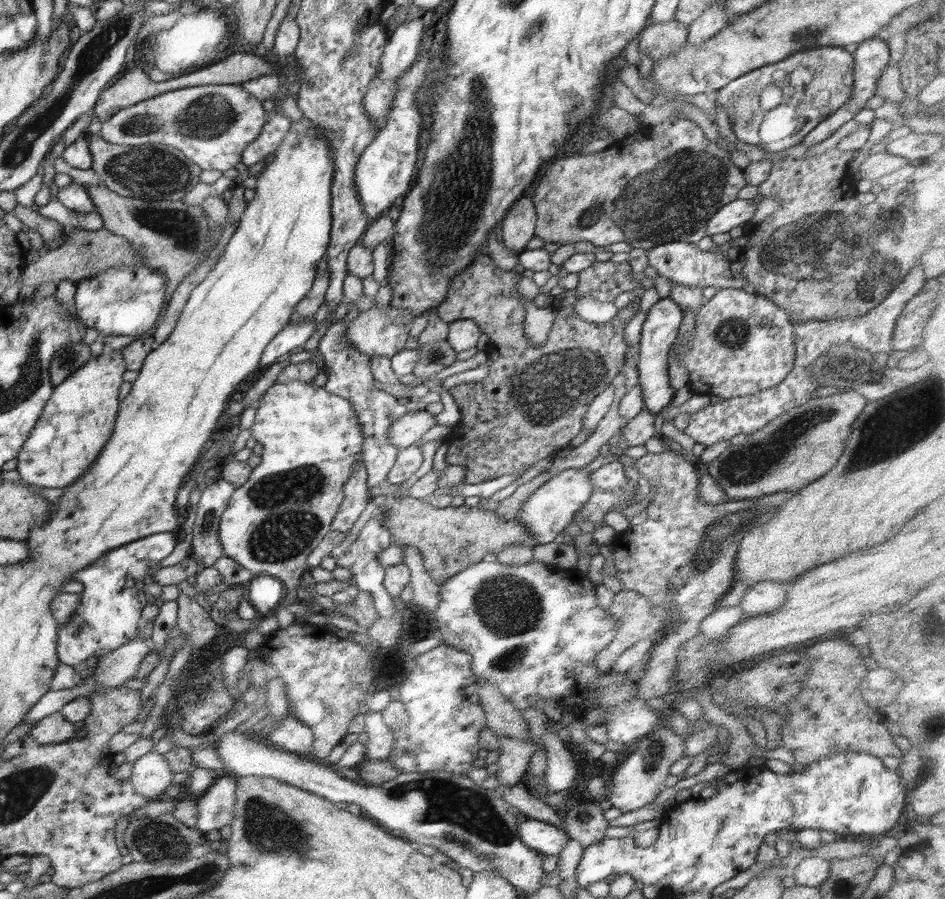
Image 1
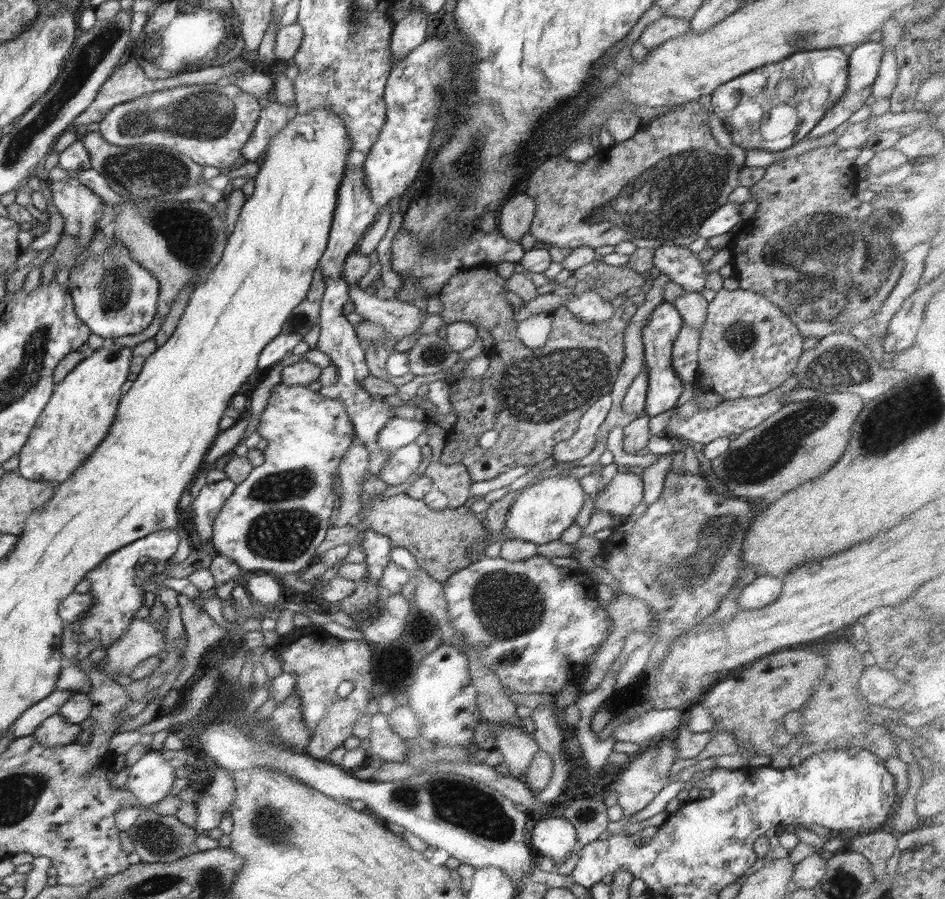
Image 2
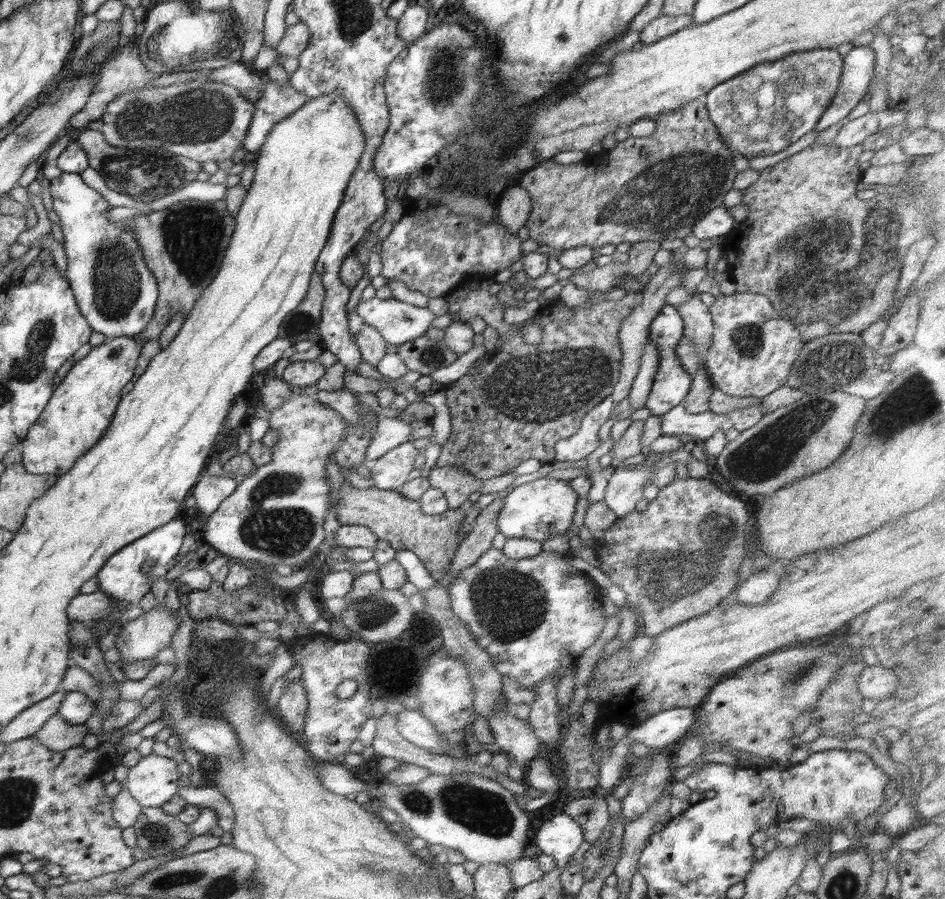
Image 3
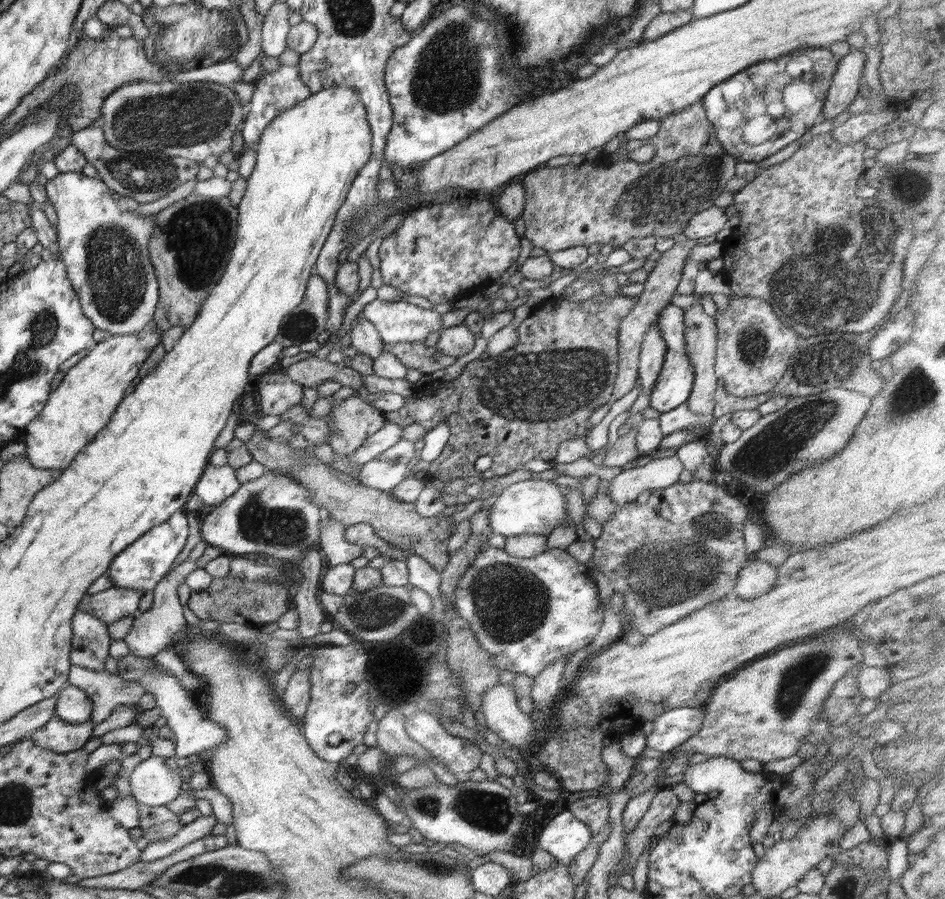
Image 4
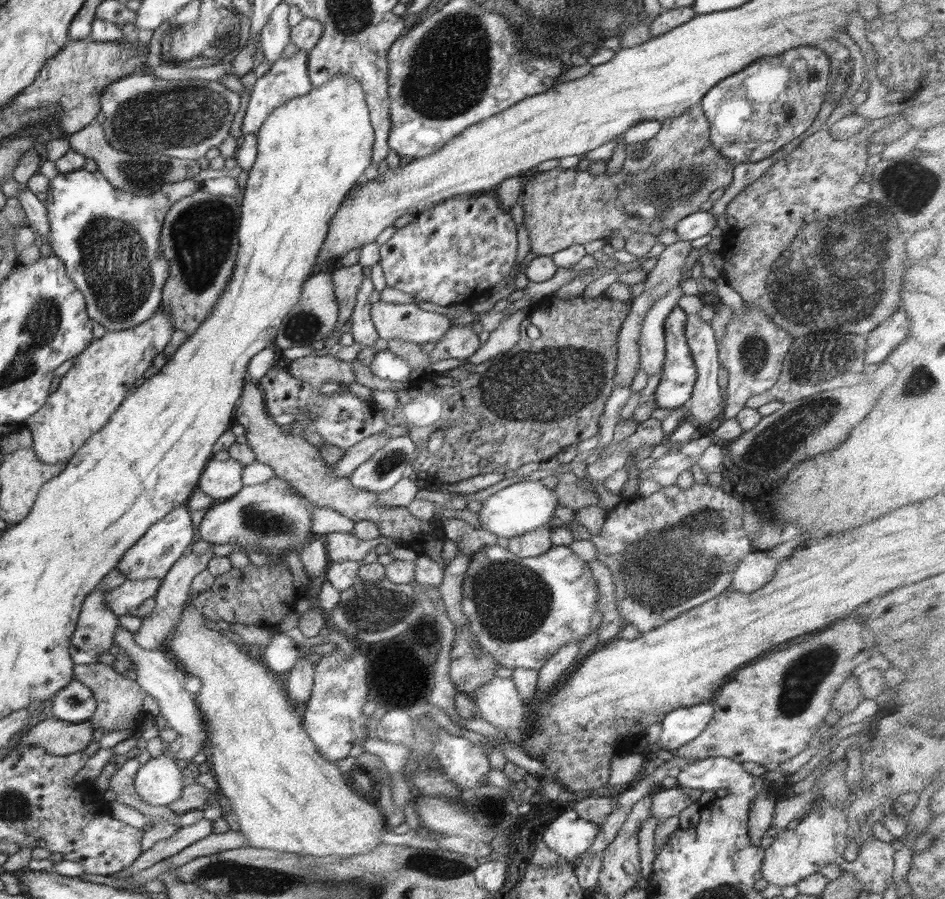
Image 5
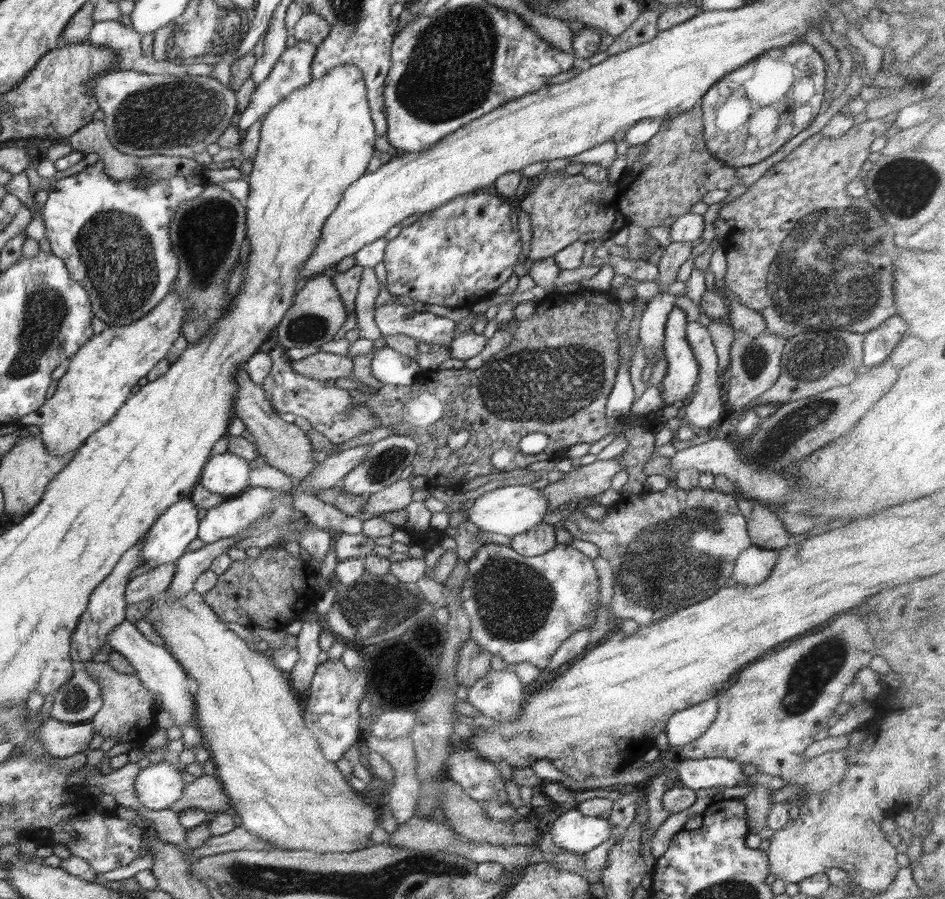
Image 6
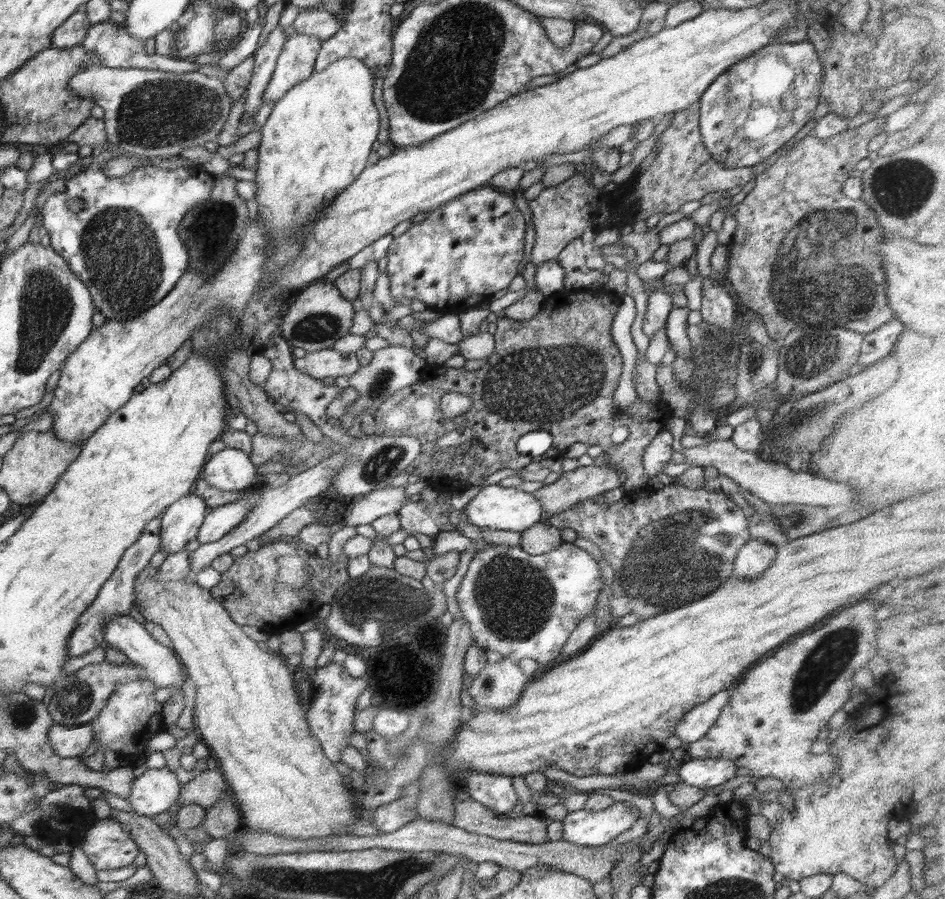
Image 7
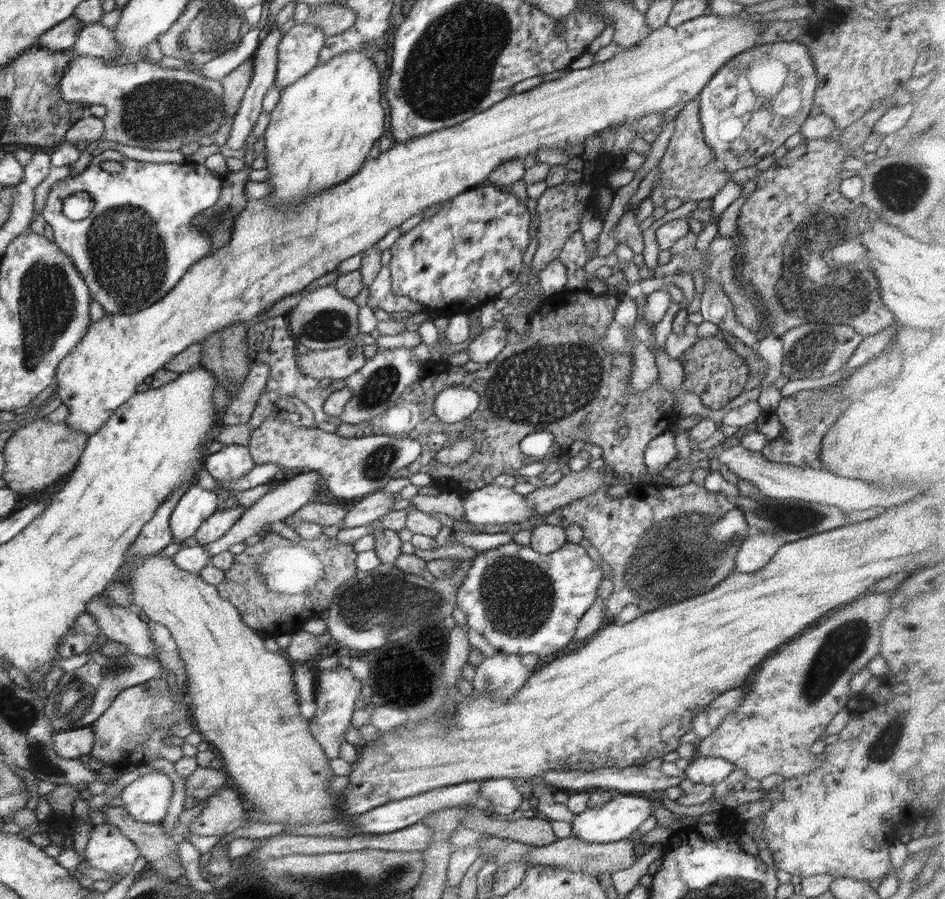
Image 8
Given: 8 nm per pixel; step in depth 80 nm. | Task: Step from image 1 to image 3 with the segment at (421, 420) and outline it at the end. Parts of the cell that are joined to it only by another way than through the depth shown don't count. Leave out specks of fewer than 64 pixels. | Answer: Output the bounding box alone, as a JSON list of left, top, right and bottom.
[364,420,412,463]

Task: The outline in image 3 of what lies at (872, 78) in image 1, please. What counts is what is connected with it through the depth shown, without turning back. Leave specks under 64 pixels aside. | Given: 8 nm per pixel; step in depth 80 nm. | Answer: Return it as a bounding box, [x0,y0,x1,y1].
[815,45,874,130]

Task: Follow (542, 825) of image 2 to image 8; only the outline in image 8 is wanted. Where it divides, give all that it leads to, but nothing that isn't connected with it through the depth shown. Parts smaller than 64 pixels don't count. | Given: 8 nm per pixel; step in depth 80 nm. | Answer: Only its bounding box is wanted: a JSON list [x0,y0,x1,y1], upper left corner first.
[571,793,651,844]

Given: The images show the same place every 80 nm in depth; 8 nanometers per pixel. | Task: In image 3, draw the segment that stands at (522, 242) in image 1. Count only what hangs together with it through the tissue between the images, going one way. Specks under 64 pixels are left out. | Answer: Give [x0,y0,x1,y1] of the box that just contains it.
[495,184,532,235]

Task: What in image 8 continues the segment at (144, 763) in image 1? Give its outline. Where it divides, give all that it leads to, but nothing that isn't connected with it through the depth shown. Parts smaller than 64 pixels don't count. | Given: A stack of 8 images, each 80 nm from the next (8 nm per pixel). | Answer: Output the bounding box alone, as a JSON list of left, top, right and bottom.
[121,771,174,824]

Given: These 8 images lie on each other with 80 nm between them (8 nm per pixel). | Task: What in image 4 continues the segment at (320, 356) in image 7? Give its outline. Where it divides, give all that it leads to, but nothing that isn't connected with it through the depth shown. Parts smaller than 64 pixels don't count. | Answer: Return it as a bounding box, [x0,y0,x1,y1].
[285,356,365,391]

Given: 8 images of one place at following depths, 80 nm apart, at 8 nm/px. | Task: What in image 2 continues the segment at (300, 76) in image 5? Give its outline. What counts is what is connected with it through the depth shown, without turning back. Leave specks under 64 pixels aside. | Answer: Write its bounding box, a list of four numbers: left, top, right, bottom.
[241,94,297,162]

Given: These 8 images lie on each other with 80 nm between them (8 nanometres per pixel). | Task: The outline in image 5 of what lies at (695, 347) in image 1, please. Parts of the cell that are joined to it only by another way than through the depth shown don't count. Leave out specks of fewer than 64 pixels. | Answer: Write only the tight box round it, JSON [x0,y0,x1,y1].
[719,303,794,420]

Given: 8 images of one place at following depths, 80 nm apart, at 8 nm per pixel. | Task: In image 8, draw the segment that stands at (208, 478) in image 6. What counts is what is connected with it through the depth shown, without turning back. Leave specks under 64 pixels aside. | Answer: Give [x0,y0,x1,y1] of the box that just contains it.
[202,445,255,483]

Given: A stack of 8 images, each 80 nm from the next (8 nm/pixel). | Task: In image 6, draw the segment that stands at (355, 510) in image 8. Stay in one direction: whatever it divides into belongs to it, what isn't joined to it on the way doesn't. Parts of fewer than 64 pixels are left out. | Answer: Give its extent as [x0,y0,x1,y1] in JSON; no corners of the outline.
[362,479,414,520]

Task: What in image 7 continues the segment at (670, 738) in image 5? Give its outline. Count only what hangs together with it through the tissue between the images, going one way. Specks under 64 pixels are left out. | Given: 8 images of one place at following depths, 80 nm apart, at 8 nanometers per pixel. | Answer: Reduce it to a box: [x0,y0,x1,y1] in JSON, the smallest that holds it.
[674,690,729,746]

